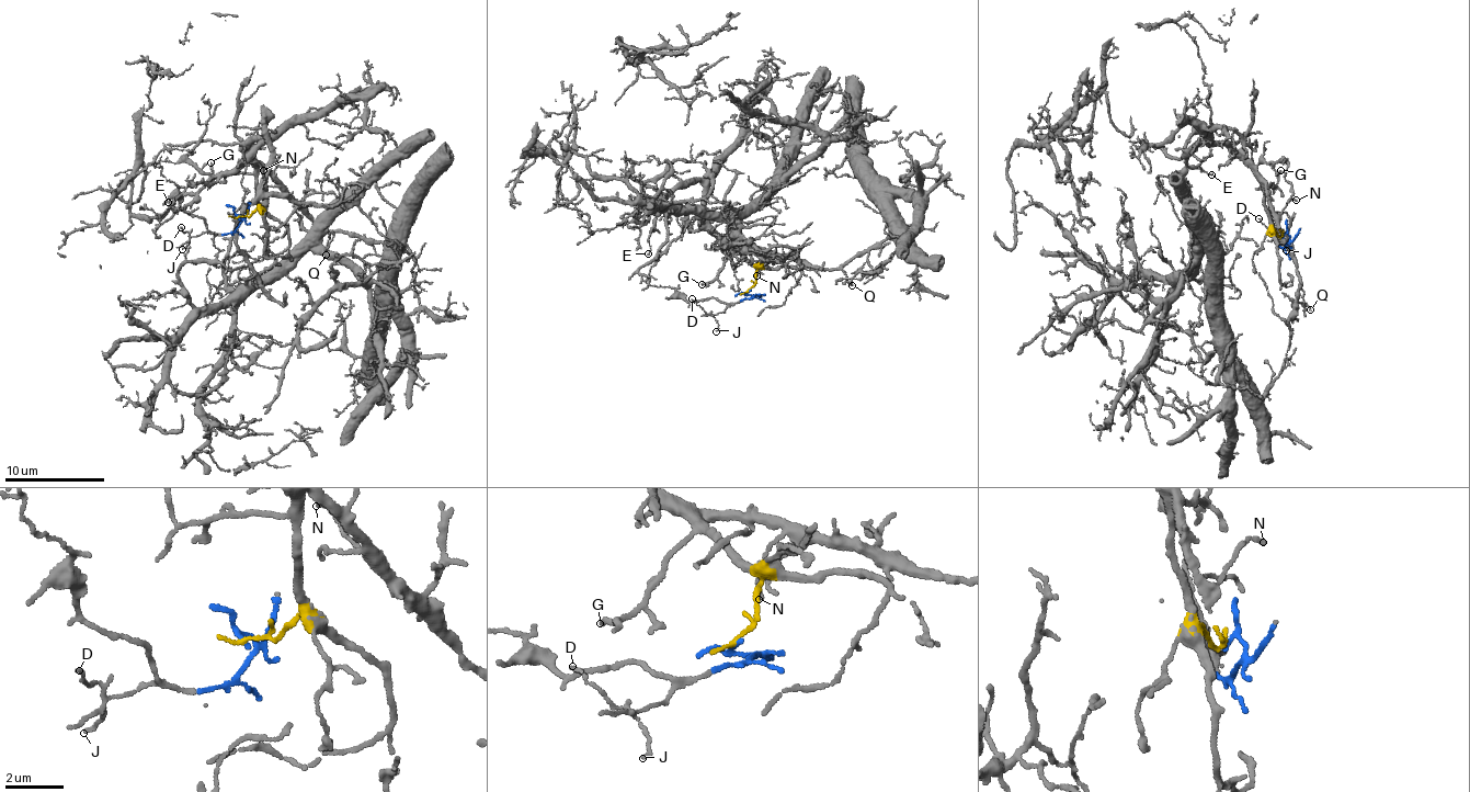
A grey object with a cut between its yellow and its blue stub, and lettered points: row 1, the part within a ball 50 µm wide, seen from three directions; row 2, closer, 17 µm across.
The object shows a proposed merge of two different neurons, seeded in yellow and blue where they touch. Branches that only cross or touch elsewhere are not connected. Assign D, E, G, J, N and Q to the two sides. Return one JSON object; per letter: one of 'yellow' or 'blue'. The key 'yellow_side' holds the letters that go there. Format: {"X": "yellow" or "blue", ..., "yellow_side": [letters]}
{"D": "blue", "E": "yellow", "G": "yellow", "J": "blue", "N": "yellow", "Q": "yellow", "yellow_side": ["E", "G", "N", "Q"]}

